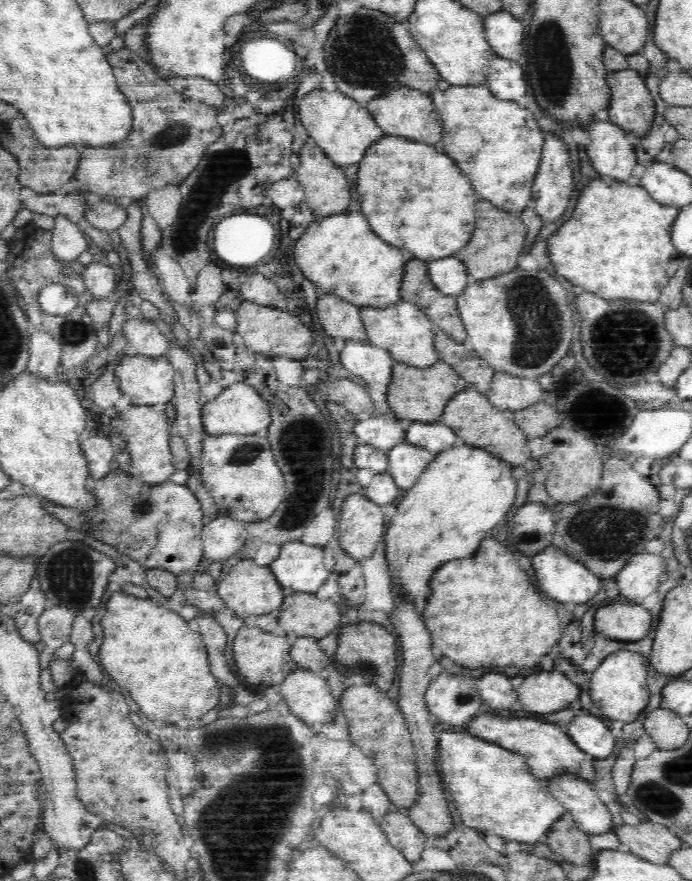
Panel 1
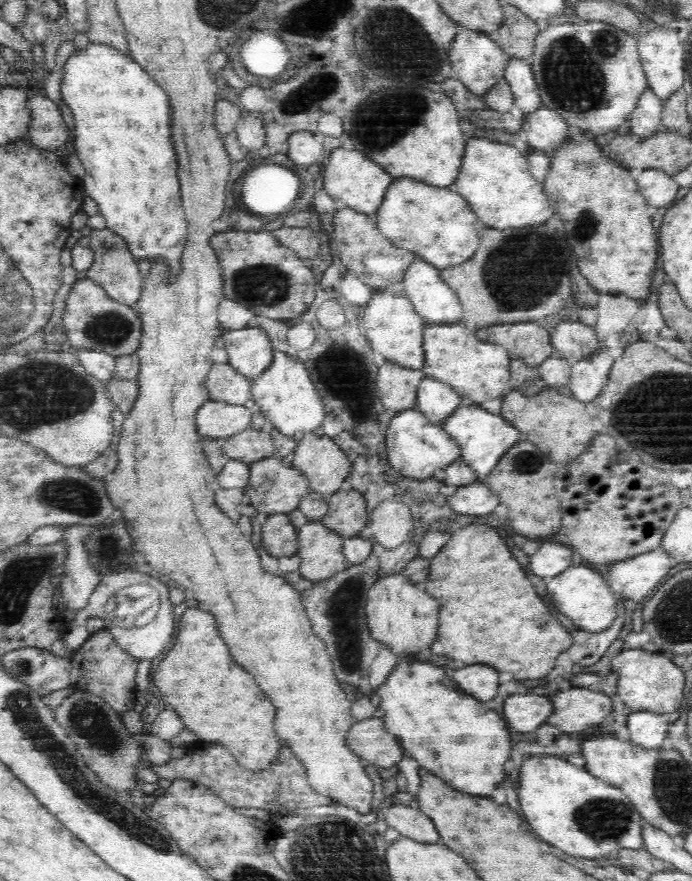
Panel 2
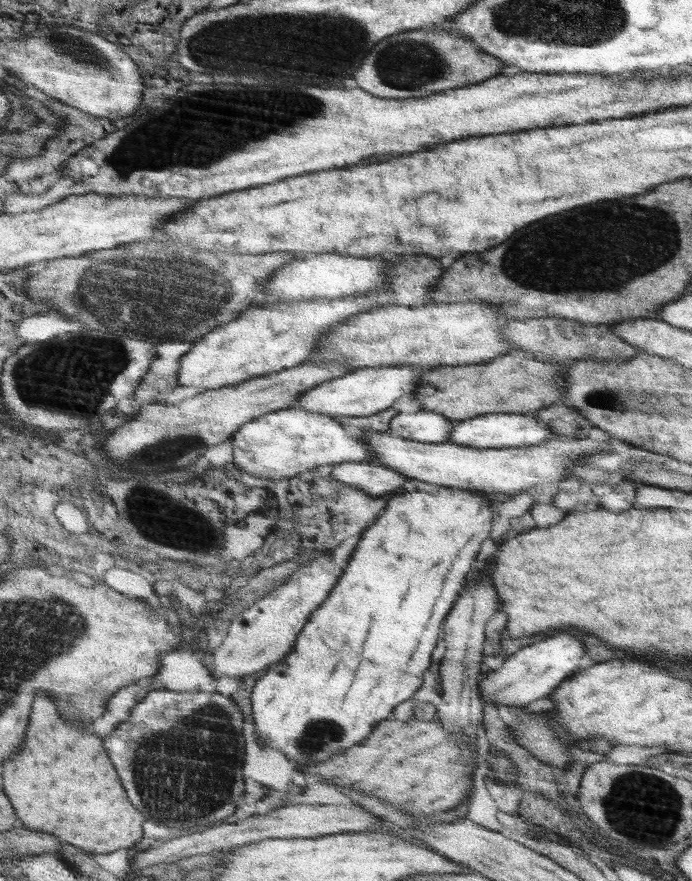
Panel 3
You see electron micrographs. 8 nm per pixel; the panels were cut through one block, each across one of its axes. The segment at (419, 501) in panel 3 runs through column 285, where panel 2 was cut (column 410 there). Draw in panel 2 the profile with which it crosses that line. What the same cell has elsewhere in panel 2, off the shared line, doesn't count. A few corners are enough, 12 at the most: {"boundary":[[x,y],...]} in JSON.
{"boundary":[[404,657],[375,689],[422,768],[492,794],[512,752],[500,714]]}

